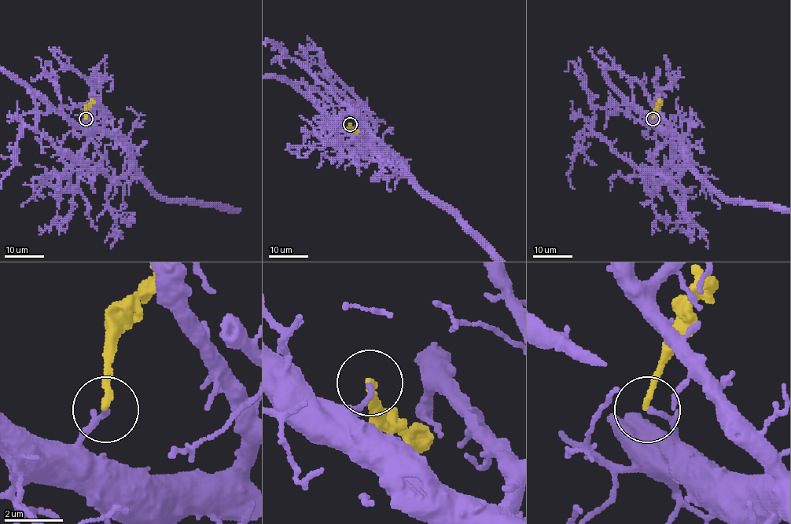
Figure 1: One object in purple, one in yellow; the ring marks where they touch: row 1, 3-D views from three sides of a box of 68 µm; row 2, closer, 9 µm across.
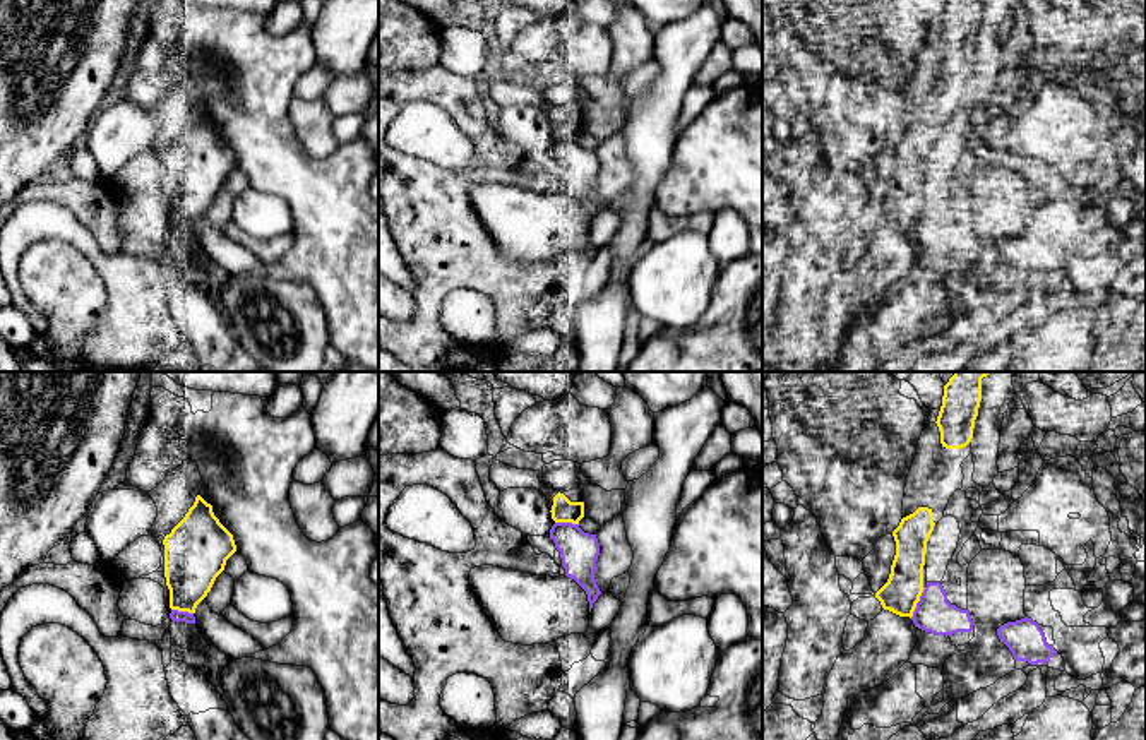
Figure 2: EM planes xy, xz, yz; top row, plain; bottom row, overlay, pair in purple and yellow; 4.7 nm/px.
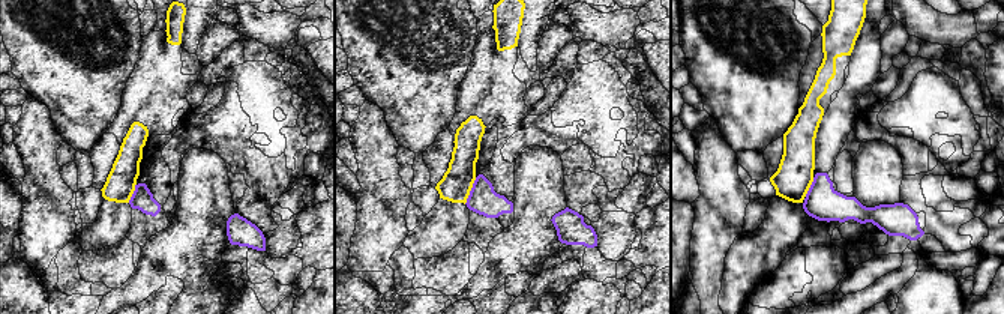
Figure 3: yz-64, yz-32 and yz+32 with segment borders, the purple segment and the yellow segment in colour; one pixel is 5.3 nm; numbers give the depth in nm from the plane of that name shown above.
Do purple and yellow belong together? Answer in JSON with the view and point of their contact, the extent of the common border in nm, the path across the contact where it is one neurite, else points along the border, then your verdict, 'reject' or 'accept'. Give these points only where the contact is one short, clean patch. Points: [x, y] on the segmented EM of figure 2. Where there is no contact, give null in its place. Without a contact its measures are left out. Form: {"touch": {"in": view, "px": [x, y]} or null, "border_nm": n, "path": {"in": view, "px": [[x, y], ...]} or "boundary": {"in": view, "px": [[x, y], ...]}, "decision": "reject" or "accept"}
{"touch": {"in": "yz", "px": [917, 603]}, "border_nm": 160, "decision": "reject"}

